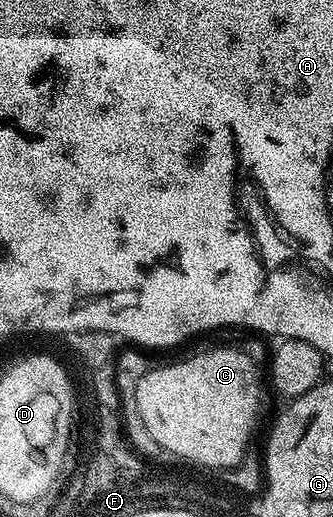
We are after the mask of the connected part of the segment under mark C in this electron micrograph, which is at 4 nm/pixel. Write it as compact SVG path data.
M215 347L168 367L152 366L141 377L135 396L139 416L153 441L161 447L171 447L173 453L188 455L189 461L227 463L236 468L249 451L247 440L259 415L259 371L254 361L235 347Z

